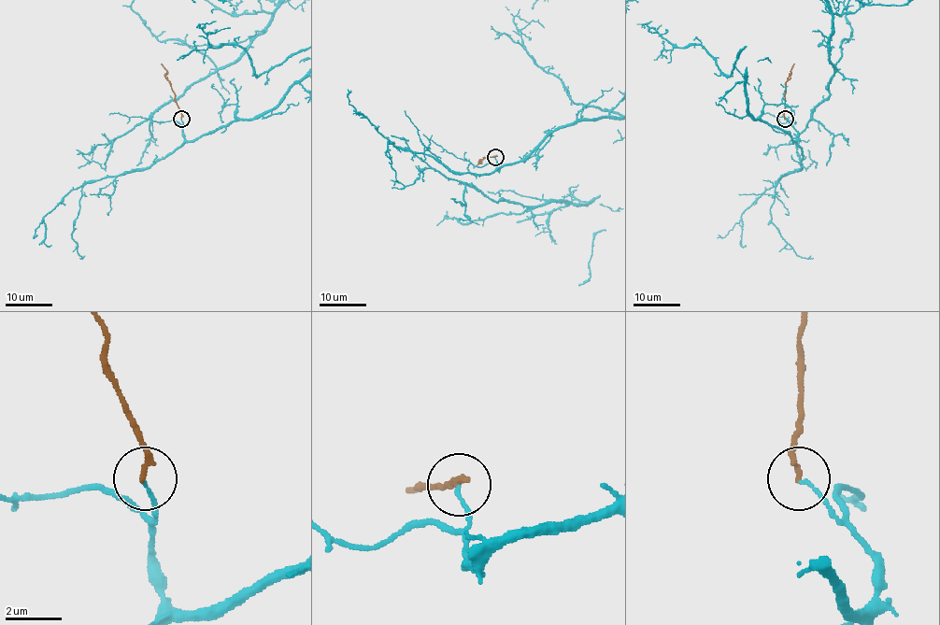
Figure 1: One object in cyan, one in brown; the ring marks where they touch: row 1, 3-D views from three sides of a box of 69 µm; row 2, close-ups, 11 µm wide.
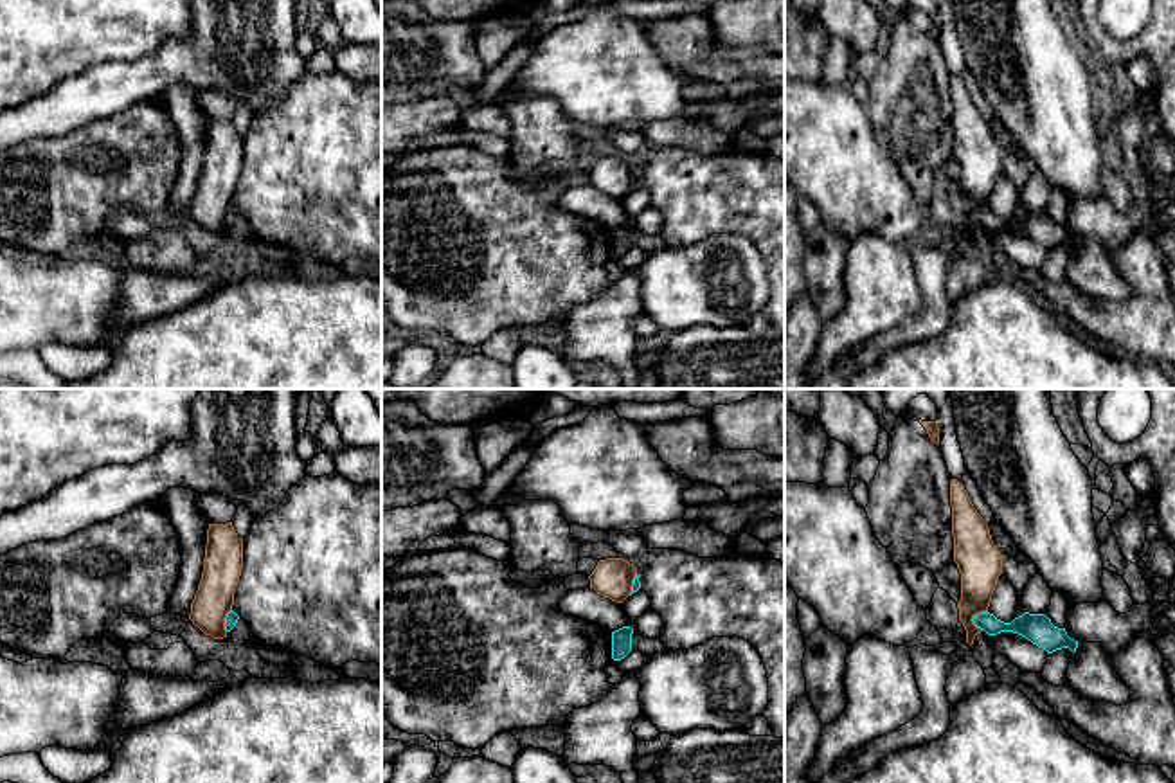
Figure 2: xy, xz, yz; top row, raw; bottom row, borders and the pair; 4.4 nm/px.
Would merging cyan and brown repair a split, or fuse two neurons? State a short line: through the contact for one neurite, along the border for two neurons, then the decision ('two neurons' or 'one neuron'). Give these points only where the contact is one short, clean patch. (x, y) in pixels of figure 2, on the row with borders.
line yz (986, 611), (981, 611), (972, 620), (981, 630); two neurons

